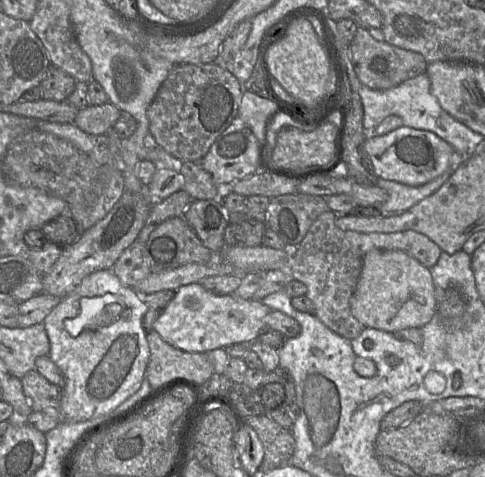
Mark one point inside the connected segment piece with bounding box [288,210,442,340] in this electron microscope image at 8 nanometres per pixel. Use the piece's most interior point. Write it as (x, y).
(329, 260)

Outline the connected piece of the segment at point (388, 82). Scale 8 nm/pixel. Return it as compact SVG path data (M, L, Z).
M359 26L350 43L350 58L360 82L375 90L386 90L426 73L428 65L422 54L402 49L386 41L379 42L371 36L367 28Z

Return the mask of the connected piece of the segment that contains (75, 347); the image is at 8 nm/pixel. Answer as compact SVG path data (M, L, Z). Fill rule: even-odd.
M112 269L87 275L42 323L50 342L48 356L65 378L58 413L32 411L20 420L47 433L60 422L81 422L108 414L138 391L150 358L143 327L147 310L142 296L123 285Z

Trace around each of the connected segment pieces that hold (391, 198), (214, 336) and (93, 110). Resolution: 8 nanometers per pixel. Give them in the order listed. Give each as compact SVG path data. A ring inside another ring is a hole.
M447 170L420 186L410 186L378 177L376 186L387 192L387 199L381 204L372 205L372 207L377 208L382 215L404 212L436 192L449 179L453 171L455 170Z
M195 282L180 286L174 298L163 313L156 319L153 329L169 344L186 352L208 352L225 348L232 343L251 343L258 338L264 327L263 318L271 309L256 299L242 299L235 294L217 295L206 290L201 283Z
M112 103L89 105L80 109L73 124L91 136L103 135L111 130L121 115L121 111Z

